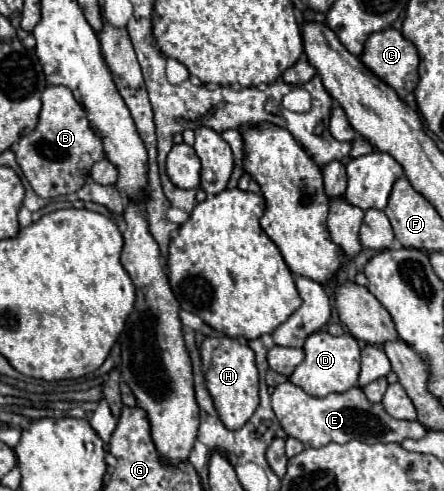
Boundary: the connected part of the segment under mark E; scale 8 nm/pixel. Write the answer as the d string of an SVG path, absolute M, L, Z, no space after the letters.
M285 382L275 388L271 396L271 406L287 436L301 440L305 446L325 446L329 442L345 444L349 440L359 440L365 444L389 444L403 442L405 438L423 438L427 434L427 430L417 420L397 420L391 414L387 414L383 404L369 402L359 386L349 388L341 394L315 398L309 396L303 388Z

